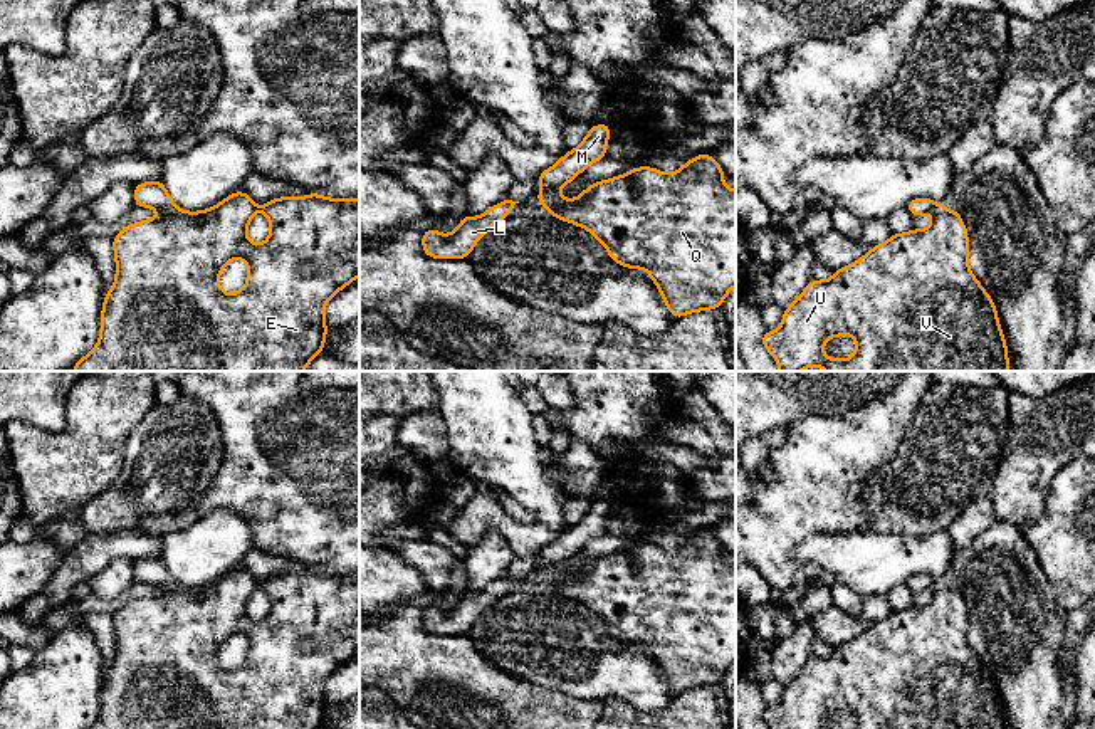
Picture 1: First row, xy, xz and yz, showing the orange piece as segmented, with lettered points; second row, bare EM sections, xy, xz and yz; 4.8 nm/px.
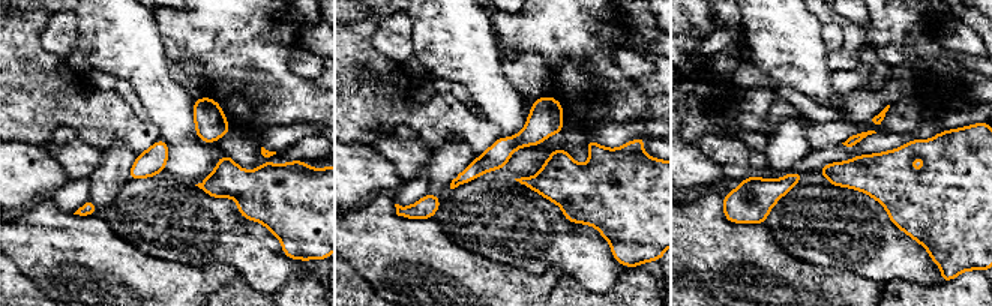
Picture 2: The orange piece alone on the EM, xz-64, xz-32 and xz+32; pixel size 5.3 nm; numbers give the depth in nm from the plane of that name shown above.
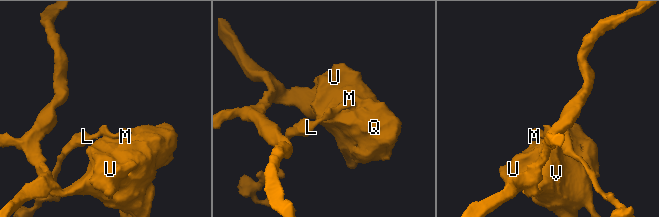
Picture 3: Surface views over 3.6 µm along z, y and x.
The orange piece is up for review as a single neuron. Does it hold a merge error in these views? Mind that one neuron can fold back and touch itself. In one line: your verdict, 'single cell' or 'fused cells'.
fused cells

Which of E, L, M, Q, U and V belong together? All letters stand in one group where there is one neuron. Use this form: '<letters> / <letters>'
E Q U V / L M

